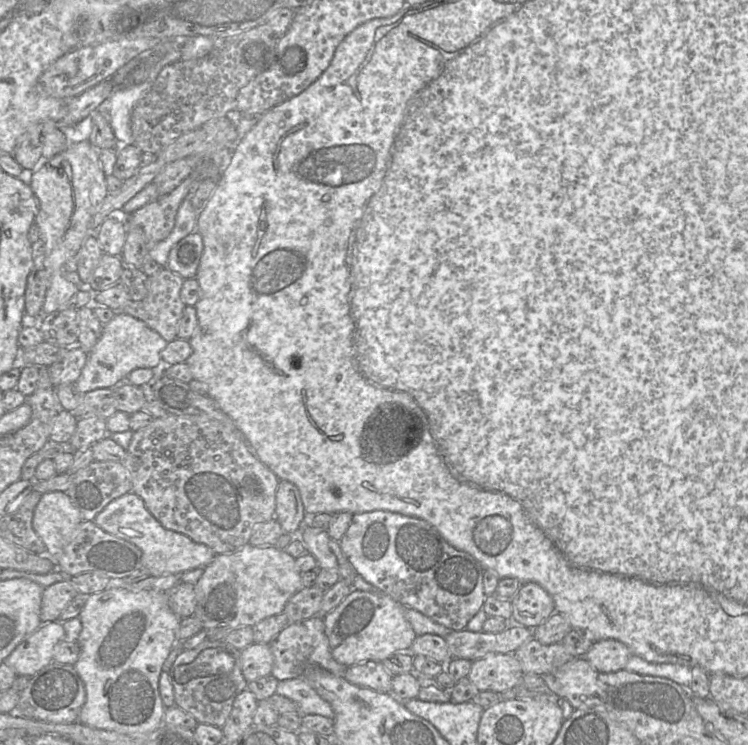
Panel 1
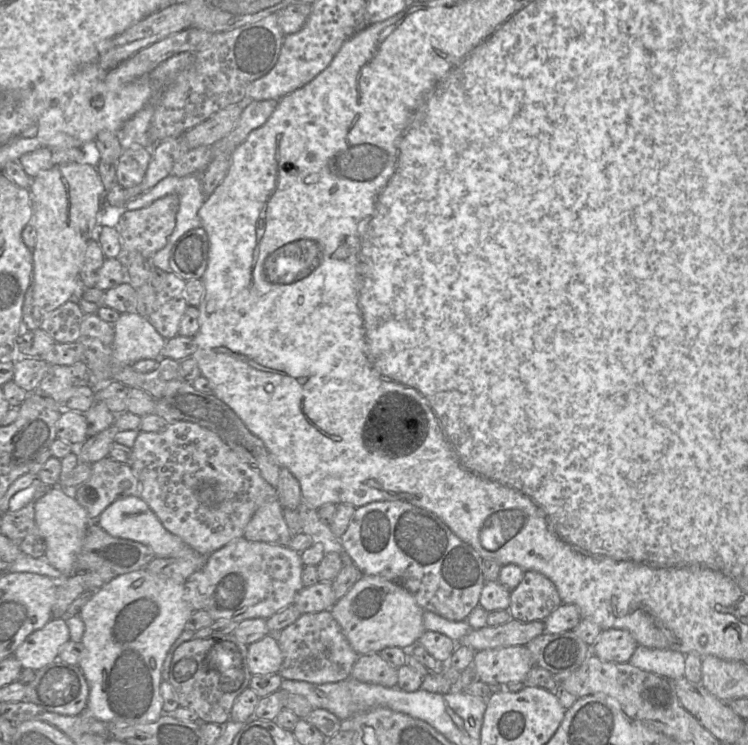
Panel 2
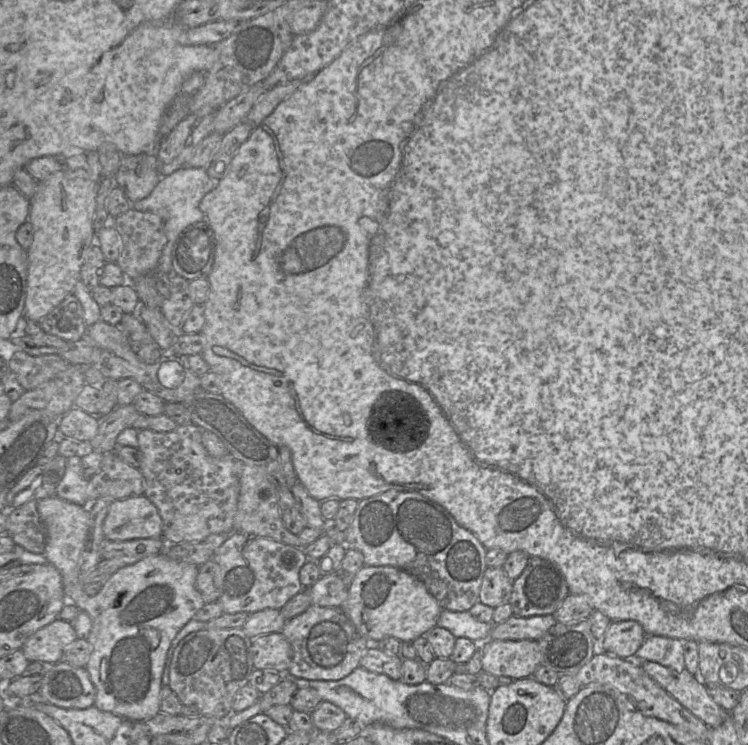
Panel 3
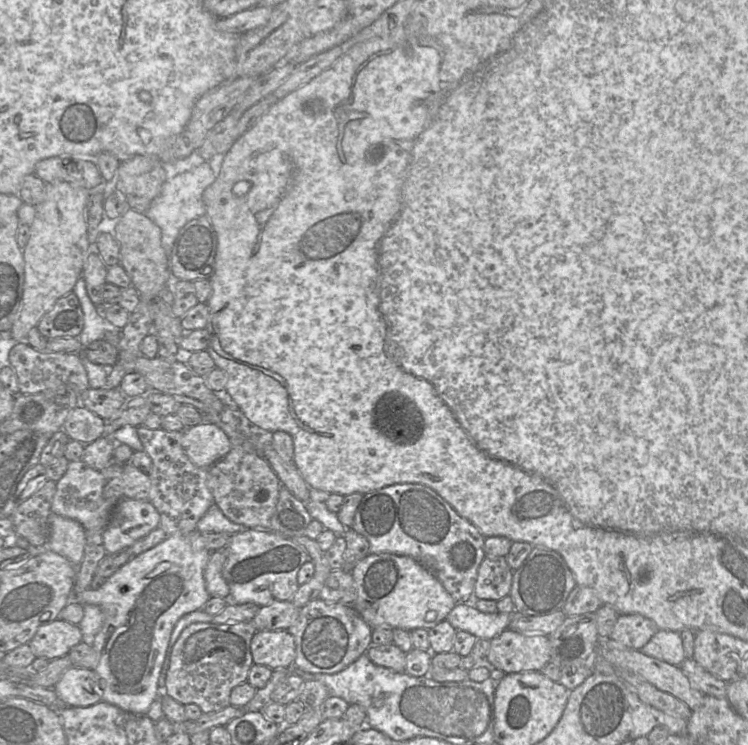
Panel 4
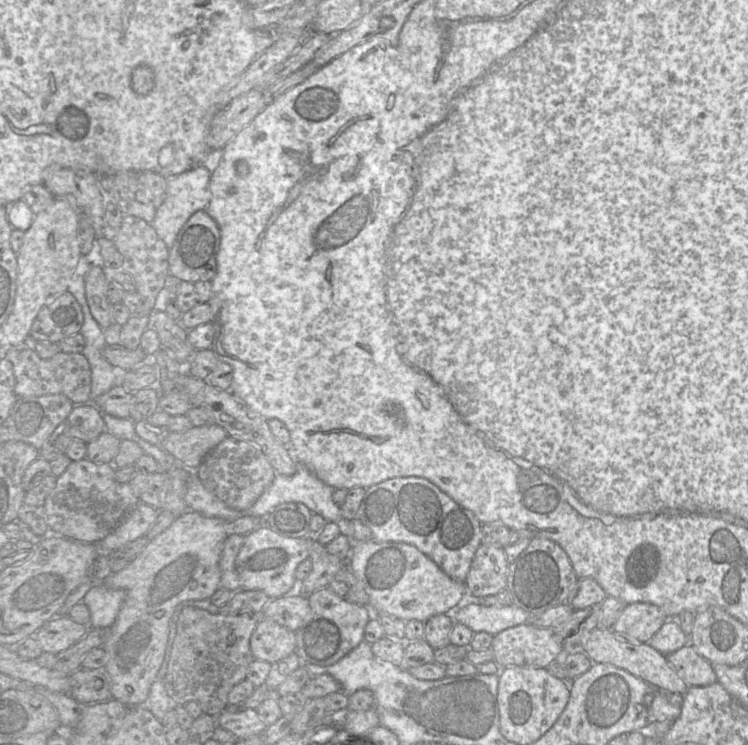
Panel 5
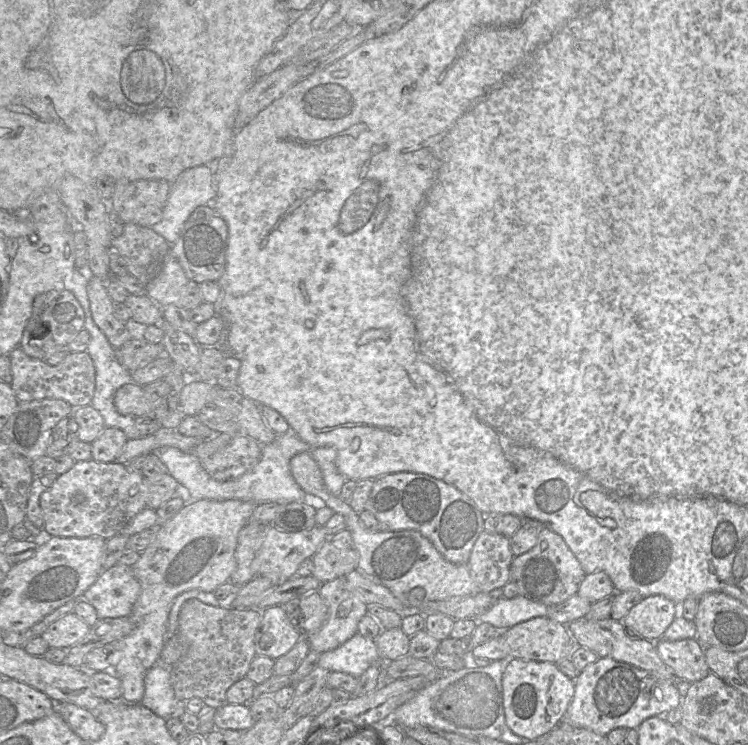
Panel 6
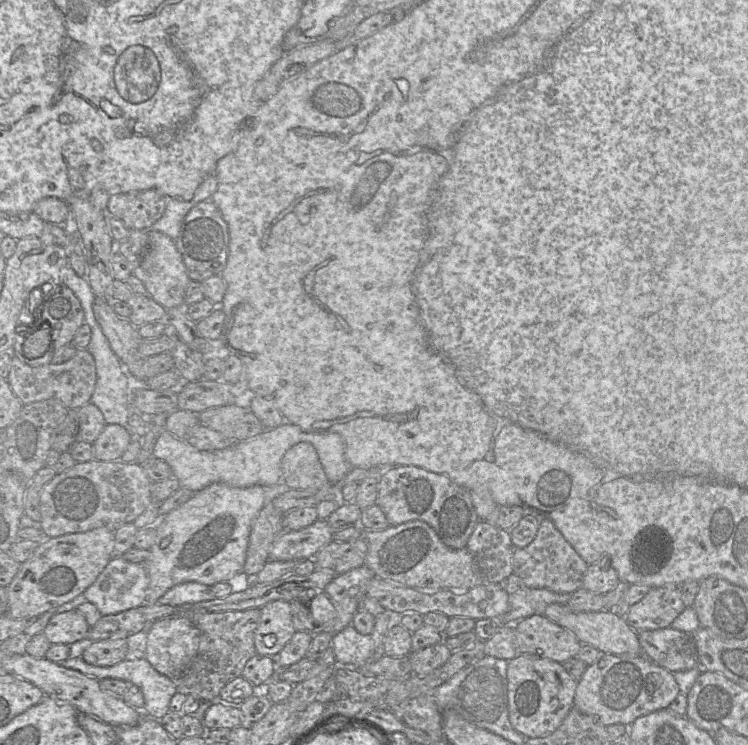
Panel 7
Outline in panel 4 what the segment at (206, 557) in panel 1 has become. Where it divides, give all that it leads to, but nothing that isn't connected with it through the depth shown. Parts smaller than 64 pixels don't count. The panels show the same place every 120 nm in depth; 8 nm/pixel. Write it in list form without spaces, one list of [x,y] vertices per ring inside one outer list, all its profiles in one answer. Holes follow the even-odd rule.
[[[123,498],[115,506],[110,522],[103,531],[107,554],[131,547],[159,527],[160,514],[148,500]]]

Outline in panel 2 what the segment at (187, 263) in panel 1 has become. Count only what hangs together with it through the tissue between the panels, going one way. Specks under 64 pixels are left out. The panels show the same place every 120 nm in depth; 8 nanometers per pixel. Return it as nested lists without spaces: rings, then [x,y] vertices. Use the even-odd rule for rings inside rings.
[[[201,226],[182,235],[173,245],[169,265],[170,272],[184,281],[201,279],[208,264],[209,239]]]

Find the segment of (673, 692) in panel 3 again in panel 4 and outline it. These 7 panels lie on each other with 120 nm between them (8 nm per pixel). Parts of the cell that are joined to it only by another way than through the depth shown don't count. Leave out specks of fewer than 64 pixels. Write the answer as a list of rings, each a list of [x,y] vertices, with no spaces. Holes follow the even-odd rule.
[[[602,639],[598,643],[596,654],[609,663],[640,676],[661,691],[667,692],[683,701],[692,711],[700,706],[704,694],[694,688],[679,666],[672,665],[644,654],[640,650],[623,647],[611,639]]]

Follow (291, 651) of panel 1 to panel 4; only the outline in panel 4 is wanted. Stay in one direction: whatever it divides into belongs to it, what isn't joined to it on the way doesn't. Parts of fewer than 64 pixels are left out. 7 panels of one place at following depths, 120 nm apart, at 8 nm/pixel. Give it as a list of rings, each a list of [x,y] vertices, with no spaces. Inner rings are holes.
[[[314,599],[300,608],[299,616],[289,627],[296,645],[294,668],[312,674],[335,674],[366,653],[372,645],[371,626],[353,605]]]

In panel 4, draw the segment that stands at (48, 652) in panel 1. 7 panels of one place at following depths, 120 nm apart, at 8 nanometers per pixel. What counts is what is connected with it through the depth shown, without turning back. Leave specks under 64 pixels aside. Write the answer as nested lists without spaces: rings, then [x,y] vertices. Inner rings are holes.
[[[61,618],[41,626],[28,643],[37,658],[49,661],[66,656],[70,650],[84,641],[79,627]]]

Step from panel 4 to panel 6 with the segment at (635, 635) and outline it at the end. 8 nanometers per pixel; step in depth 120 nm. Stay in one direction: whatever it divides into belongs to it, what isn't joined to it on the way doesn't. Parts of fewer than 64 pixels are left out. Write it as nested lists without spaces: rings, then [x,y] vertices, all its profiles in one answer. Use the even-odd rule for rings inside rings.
[[[651,595],[633,606],[621,620],[628,631],[658,641],[678,614],[678,604],[662,595]]]

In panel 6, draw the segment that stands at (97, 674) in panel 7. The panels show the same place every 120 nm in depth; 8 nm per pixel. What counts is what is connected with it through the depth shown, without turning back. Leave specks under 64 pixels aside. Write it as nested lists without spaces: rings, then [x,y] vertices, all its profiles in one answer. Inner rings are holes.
[[[157,662],[145,674],[141,705],[157,716],[168,719],[174,709],[176,696],[171,685],[170,667]]]

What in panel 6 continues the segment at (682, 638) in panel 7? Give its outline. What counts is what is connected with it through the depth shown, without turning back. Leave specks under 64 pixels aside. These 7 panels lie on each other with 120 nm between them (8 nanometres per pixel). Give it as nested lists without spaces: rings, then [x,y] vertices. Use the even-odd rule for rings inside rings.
[[[697,638],[655,642],[661,660],[673,671],[676,679],[689,683],[705,678],[710,669],[705,660],[704,648]]]

